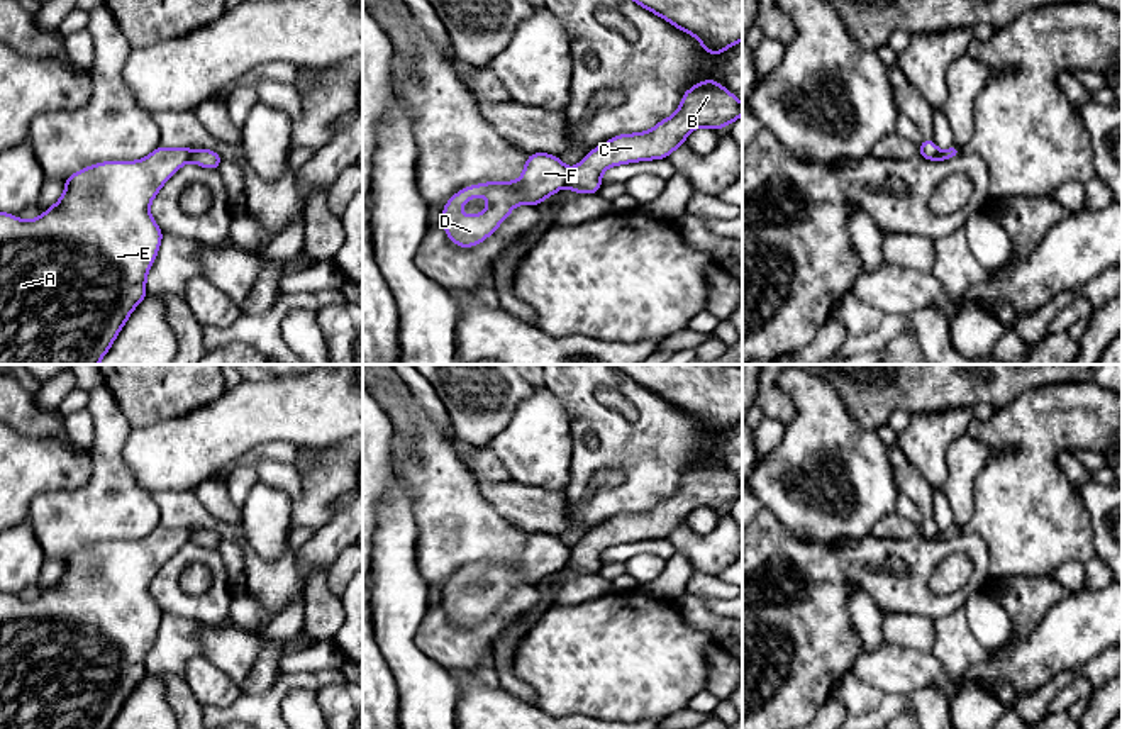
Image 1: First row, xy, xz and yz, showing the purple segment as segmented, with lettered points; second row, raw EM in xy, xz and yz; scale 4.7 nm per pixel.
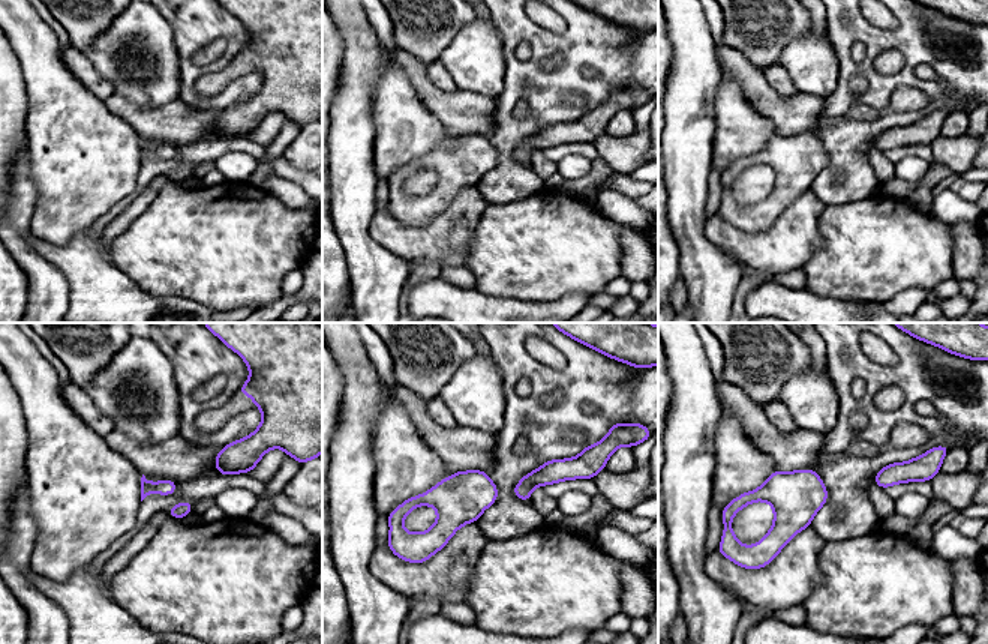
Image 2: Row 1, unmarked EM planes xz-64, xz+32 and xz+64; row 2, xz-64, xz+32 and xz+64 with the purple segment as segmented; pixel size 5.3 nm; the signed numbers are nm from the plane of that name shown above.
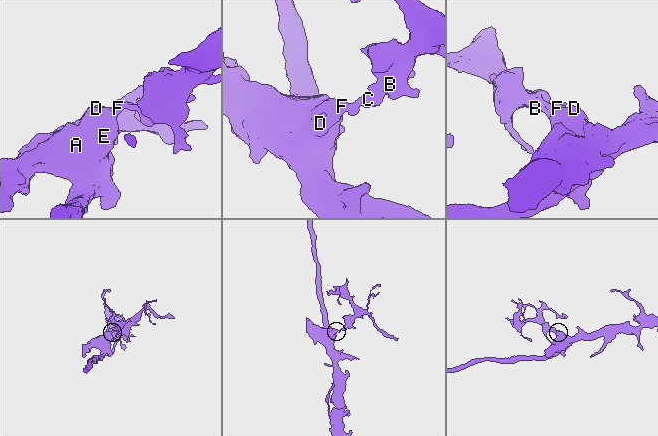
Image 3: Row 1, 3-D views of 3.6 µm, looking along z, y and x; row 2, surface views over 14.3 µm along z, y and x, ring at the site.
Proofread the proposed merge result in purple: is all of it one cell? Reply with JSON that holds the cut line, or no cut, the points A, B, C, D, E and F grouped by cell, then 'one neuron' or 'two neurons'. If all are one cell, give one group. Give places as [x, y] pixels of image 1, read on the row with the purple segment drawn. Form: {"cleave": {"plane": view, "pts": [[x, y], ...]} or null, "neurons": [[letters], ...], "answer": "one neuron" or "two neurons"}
{"cleave": {"plane": "xz", "pts": [[572, 170], [568, 182]]}, "neurons": [["A", "D", "E", "F"], ["B", "C"]], "answer": "two neurons"}

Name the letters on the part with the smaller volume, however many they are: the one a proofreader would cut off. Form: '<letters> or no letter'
B, C

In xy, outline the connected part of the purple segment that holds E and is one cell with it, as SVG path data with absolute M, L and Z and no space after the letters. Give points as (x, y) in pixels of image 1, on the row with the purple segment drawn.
M158 146L137 161L103 161L64 180L63 197L42 215L20 220L0 212L0 364L98 364L132 310L147 295L146 276L163 231L149 207L193 149Z

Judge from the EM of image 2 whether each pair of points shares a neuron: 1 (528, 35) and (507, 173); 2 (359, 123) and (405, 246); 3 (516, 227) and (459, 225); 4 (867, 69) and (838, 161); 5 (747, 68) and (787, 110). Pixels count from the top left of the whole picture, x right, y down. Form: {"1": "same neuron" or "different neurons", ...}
{"1": "same neuron", "2": "different neurons", "3": "different neurons", "4": "same neuron", "5": "same neuron"}

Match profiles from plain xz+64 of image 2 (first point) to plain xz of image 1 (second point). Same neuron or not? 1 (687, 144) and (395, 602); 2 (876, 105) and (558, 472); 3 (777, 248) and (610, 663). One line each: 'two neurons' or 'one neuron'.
1: one neuron
2: two neurons
3: two neurons

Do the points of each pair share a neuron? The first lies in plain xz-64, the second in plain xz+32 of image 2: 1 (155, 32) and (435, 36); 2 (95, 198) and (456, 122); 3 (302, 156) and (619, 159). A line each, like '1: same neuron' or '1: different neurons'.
1: different neurons
2: different neurons
3: same neuron

